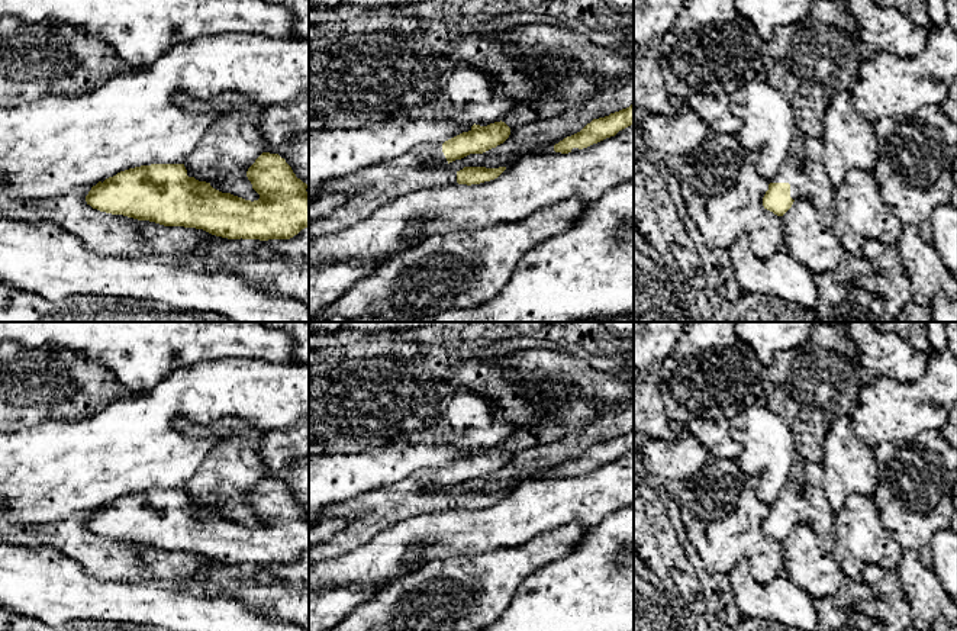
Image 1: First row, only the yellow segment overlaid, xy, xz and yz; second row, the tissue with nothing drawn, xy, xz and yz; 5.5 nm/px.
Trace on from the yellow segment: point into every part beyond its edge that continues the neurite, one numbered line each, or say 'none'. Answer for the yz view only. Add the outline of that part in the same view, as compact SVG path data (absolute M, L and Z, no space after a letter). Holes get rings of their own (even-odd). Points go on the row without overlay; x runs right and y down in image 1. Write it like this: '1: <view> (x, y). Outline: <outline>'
1: yz (808, 504). Outline: M805 463L805 484L799 486L787 482L779 499L770 508L789 508L790 522L793 525L799 522L809 524L821 547L831 553L835 544L835 512L825 496L822 480L821 463Z

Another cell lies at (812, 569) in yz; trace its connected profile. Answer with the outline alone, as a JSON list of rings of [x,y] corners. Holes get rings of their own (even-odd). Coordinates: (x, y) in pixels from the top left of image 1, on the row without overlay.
[[[799,522],[782,541],[784,576],[813,599],[829,599],[840,609],[853,608],[858,599],[870,601],[877,590],[847,576],[832,553],[825,551],[806,522]]]

